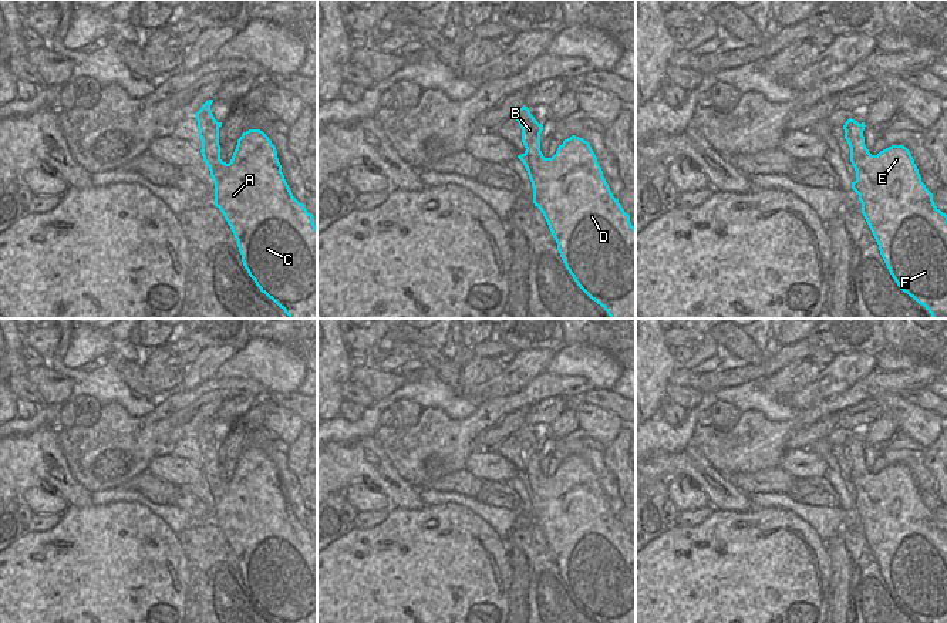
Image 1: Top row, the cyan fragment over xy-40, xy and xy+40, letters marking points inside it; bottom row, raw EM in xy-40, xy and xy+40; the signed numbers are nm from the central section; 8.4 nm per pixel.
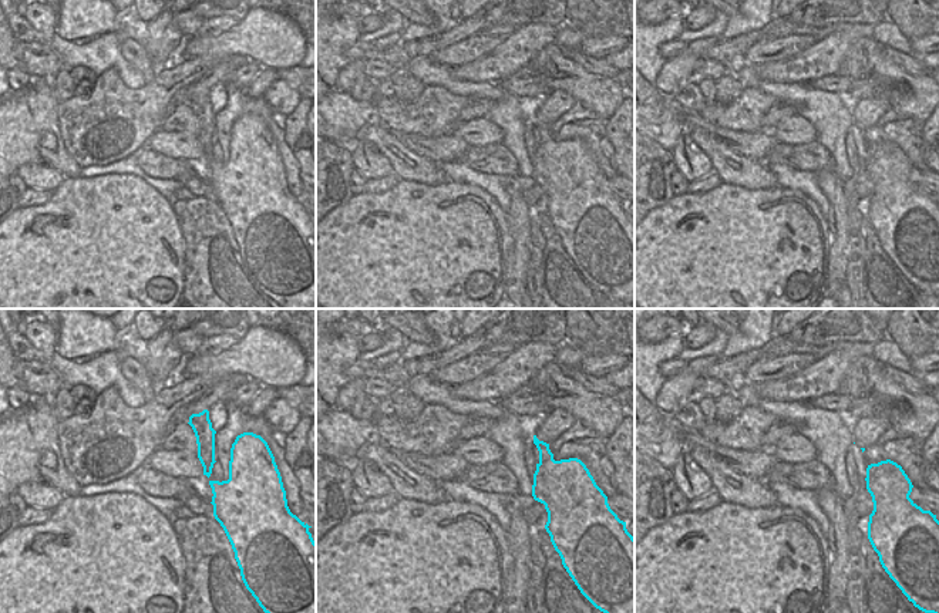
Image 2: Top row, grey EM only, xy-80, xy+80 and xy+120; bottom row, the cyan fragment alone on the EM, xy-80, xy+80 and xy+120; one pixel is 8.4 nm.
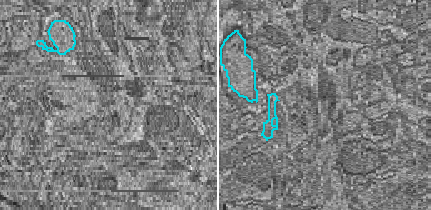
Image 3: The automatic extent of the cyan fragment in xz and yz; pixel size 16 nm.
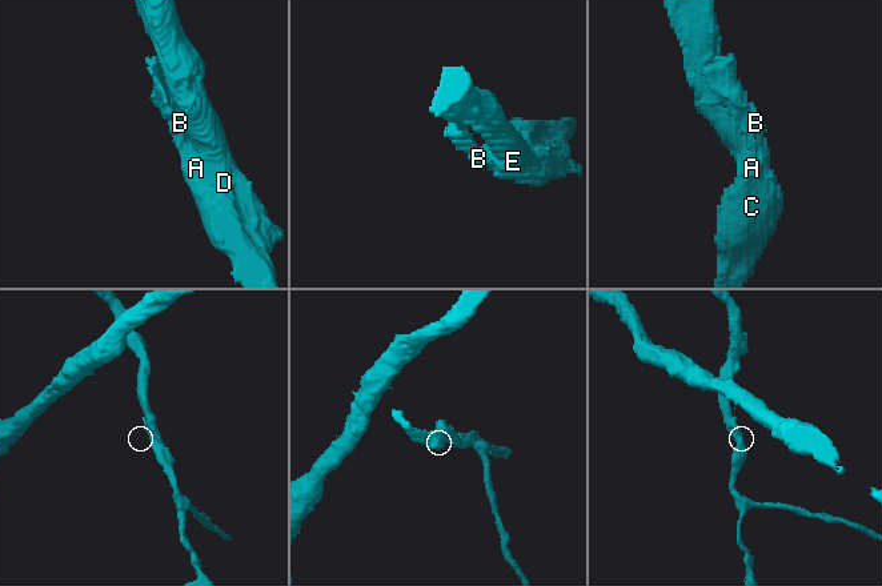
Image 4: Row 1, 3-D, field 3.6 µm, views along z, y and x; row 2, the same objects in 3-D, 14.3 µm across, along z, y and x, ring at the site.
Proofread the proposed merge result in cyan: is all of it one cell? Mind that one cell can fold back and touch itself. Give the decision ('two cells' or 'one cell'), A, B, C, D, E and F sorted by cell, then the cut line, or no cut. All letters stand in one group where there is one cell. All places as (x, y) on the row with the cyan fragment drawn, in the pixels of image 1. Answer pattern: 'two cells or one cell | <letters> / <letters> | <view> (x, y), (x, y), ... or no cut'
one cell | A B C D E F | no cut

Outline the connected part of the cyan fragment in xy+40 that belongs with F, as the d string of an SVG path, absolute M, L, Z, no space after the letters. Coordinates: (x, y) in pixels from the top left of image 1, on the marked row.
M849 118L845 125L845 139L850 147L850 162L856 171L852 189L859 195L862 213L879 245L880 255L904 293L924 306L933 319L947 319L947 215L933 201L933 193L921 182L921 176L910 151L904 145L892 145L872 155L865 145L865 122Z

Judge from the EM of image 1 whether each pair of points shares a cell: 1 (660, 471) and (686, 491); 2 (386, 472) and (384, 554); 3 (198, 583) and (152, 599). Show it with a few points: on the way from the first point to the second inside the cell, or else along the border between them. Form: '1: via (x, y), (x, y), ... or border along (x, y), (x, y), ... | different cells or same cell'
1: border along (669, 481), (676, 477), (687, 477), (703, 491) | different cells
2: border along (425, 505), (421, 508), (391, 507) | different cells
3: border along (184, 554), (189, 572), (186, 608) | different cells

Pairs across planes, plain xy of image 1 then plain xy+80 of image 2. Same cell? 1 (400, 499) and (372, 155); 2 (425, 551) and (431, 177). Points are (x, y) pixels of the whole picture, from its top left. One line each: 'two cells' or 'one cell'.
1: two cells
2: two cells

